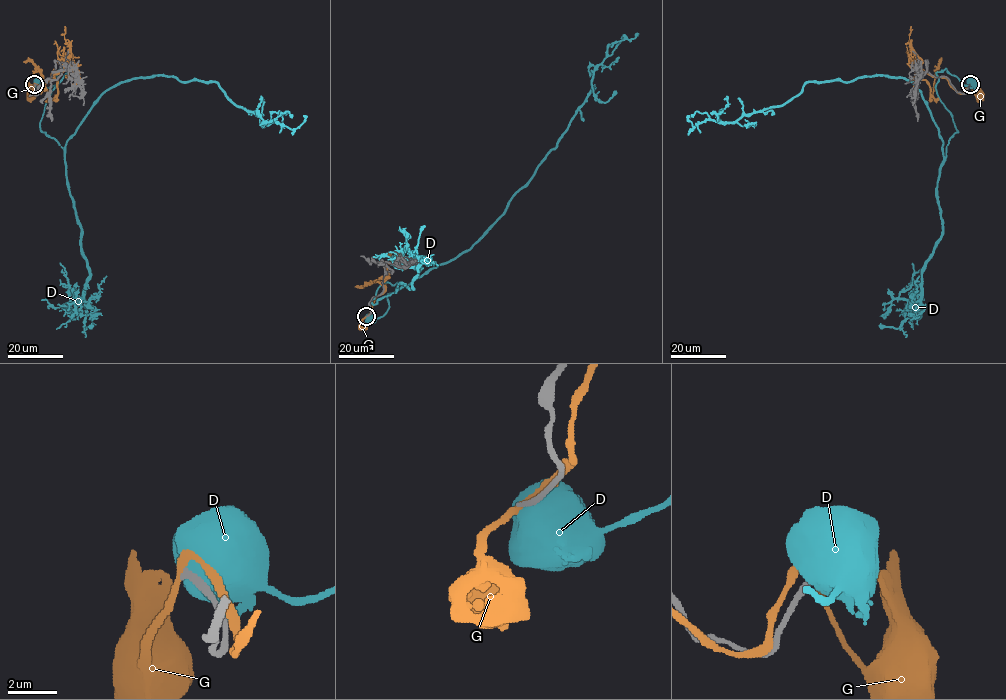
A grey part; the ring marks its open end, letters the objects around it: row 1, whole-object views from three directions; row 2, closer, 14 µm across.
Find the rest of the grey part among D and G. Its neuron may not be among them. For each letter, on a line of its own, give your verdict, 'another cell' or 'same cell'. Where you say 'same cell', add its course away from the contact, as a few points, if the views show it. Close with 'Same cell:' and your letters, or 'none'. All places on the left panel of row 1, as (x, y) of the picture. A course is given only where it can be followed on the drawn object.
D: another cell
G: another cell
Same cell: none

